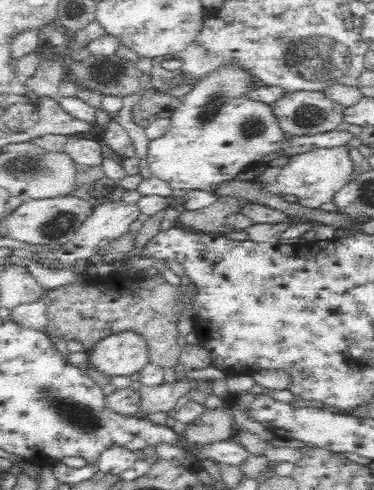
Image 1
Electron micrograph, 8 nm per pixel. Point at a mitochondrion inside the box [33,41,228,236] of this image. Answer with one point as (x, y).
(101, 77)

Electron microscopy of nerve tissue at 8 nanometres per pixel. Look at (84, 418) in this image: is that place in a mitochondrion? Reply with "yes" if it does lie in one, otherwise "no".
yes

